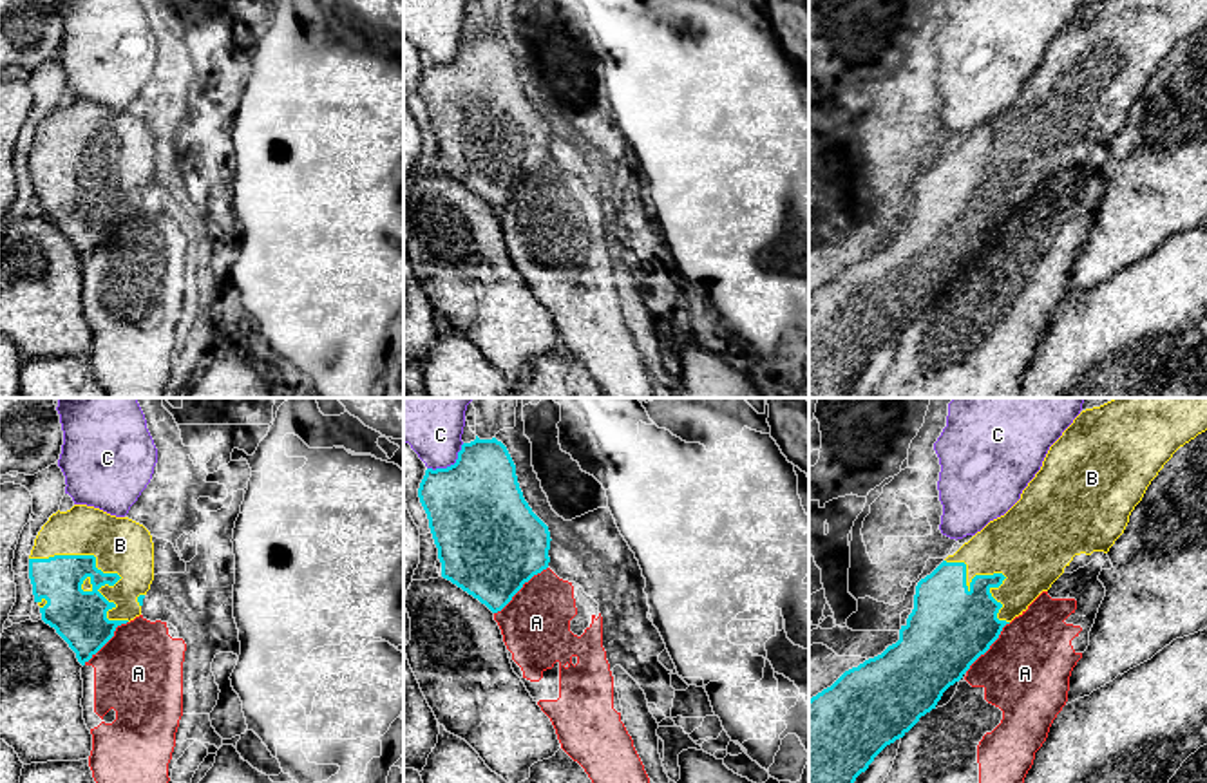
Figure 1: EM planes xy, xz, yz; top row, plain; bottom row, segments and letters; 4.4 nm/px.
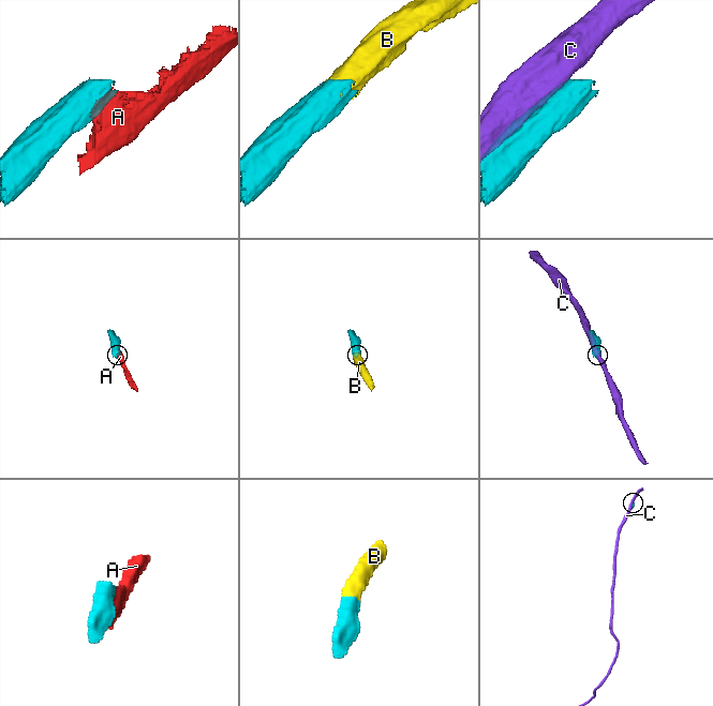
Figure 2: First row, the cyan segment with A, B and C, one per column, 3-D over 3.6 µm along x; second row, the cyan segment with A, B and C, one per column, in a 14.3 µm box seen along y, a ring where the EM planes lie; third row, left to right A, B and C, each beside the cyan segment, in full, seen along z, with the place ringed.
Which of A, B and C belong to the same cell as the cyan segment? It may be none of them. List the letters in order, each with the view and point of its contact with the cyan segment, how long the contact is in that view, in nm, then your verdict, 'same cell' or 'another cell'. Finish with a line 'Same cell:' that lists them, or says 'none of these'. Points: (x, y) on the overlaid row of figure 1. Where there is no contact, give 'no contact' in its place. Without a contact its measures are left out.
A: xz (522, 586) | 320 nm | another cell
B: xy (107, 574) | 550 nm | same cell
C: xz (451, 465) | 200 nm | another cell
Same cell: B

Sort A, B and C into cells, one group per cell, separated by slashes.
A / B / C

